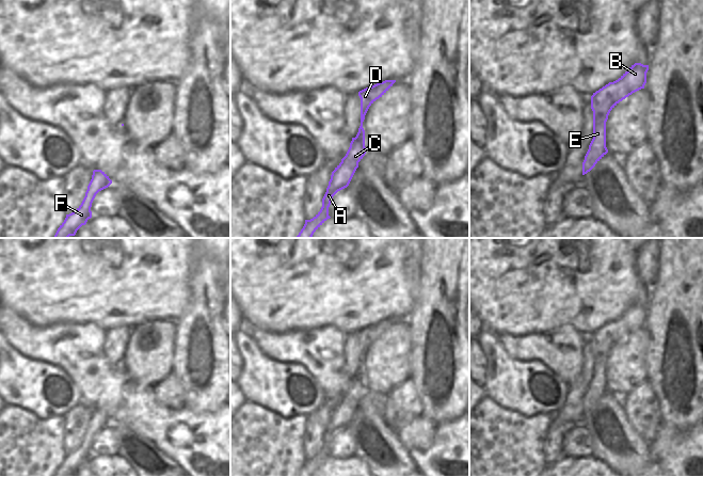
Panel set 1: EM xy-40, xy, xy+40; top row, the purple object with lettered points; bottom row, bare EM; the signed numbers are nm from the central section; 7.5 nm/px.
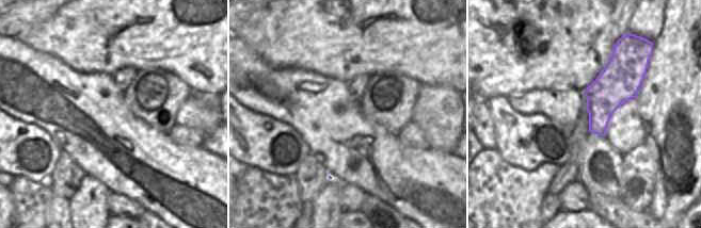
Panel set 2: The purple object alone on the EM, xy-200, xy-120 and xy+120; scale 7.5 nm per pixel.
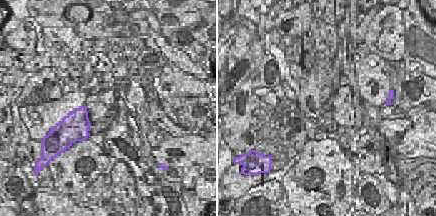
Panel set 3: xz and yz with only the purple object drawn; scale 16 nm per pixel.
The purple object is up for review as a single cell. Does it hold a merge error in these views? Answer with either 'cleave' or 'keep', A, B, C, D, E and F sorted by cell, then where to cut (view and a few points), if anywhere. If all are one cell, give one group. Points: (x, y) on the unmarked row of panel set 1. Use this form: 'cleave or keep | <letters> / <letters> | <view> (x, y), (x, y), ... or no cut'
keep | A B C D E F | no cut

